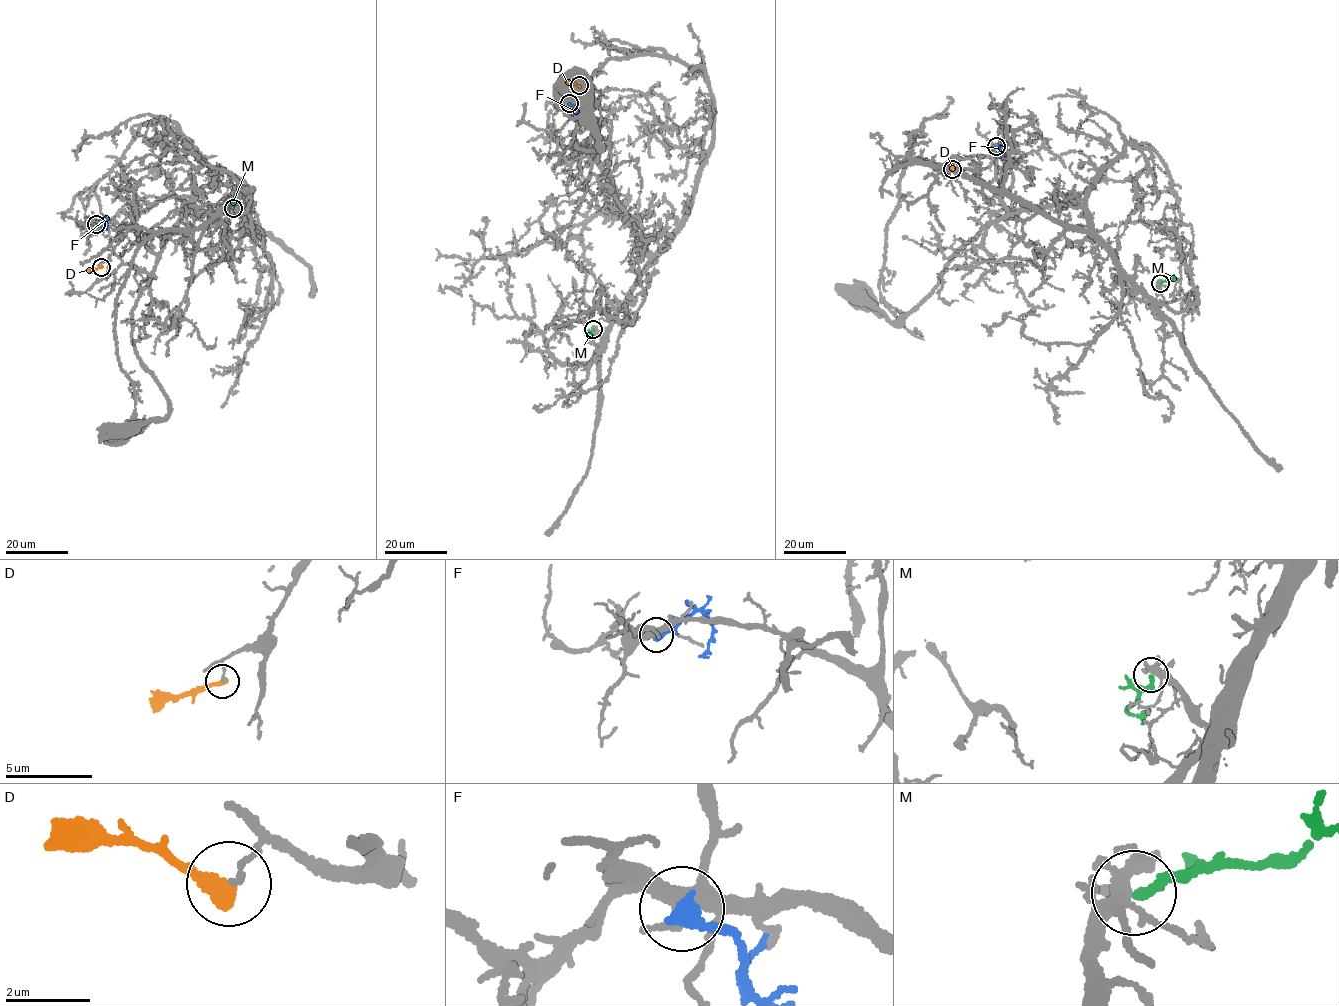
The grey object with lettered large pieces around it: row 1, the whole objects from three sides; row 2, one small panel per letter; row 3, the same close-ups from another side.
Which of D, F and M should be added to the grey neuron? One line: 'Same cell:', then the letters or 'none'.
Same cell: none

